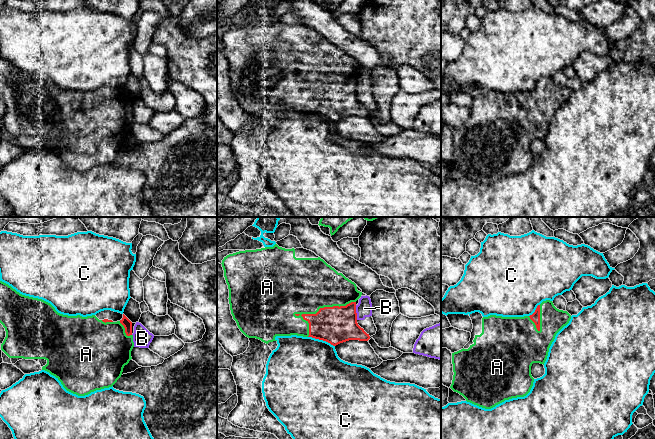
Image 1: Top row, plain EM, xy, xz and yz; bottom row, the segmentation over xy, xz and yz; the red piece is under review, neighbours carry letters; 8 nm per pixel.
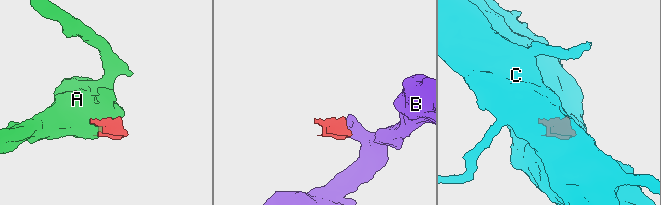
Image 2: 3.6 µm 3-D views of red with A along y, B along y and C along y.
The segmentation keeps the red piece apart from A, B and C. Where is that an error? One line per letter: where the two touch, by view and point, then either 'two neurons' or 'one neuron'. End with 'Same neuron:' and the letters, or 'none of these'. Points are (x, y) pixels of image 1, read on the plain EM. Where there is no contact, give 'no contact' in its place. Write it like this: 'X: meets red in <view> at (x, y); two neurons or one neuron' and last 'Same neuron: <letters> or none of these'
A: meets red in xz at (324, 83); one neuron
B: meets red in xz at (355, 88); two neurons
C: meets red in xz at (321, 115); two neurons
Same neuron: A

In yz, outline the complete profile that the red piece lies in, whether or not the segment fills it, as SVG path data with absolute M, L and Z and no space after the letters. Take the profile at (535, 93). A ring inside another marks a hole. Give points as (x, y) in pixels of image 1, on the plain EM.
M550 76L543 77L537 82L535 88L524 93L502 93L490 91L483 93L481 89L470 90L473 105L470 117L463 125L452 129L453 156L450 164L462 171L467 178L485 185L491 185L496 181L517 173L526 172L534 158L531 151L533 139L545 139L549 124L556 110L566 102L571 91L567 87L557 85Z

